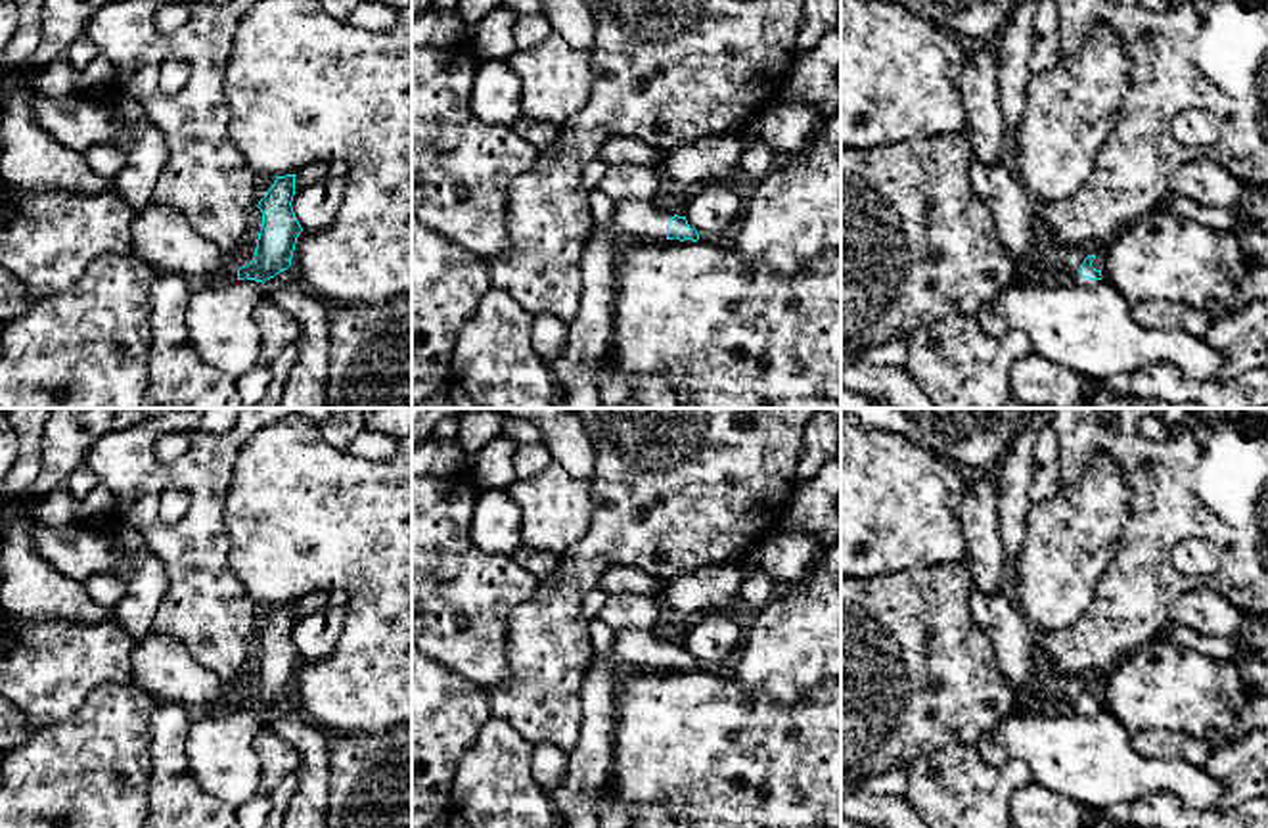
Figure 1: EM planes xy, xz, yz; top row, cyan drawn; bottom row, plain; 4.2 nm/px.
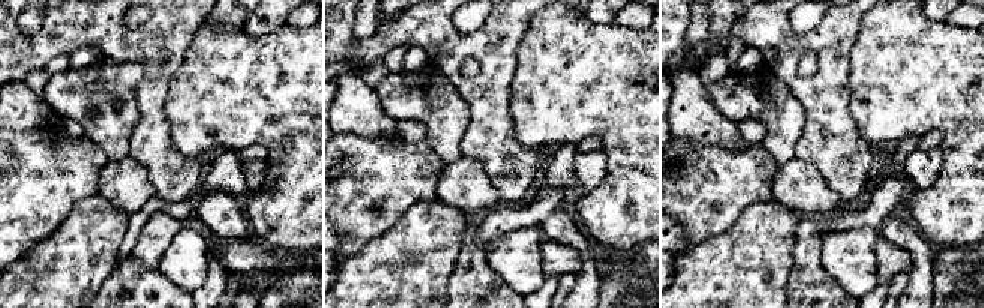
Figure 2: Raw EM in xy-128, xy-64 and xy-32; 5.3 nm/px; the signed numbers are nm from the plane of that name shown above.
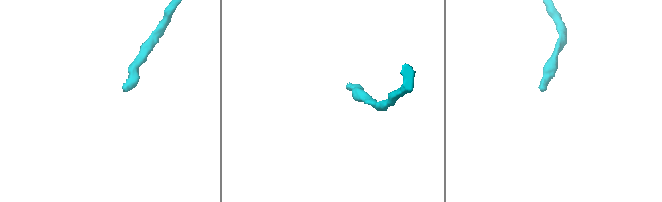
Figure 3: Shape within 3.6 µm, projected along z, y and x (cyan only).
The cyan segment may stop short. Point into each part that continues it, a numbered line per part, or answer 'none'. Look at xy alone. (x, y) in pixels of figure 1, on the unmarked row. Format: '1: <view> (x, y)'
1: xy (230, 704)

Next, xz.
1: xz (642, 648)

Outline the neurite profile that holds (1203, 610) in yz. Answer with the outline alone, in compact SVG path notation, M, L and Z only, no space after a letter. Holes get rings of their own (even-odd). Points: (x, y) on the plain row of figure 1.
M1201 585L1172 602L1168 623L1199 634L1232 638L1241 625L1241 613L1218 590Z

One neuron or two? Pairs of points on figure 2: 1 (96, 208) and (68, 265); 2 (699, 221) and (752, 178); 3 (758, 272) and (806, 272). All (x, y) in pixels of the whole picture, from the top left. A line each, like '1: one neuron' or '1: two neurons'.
1: one neuron
2: one neuron
3: two neurons

